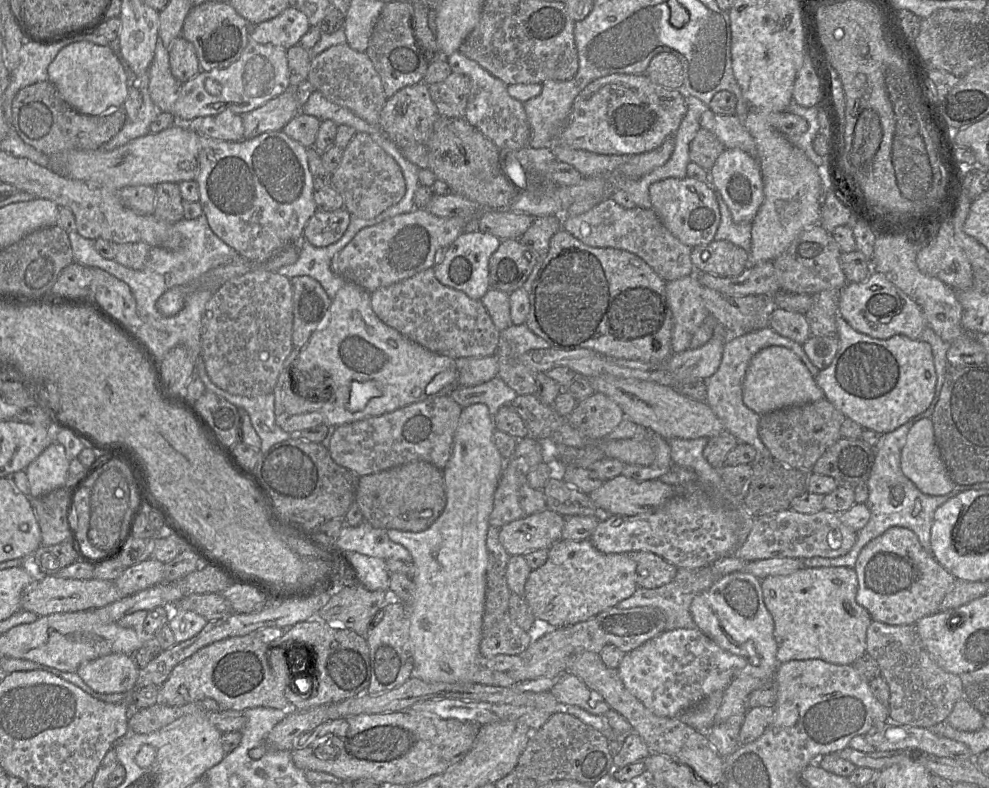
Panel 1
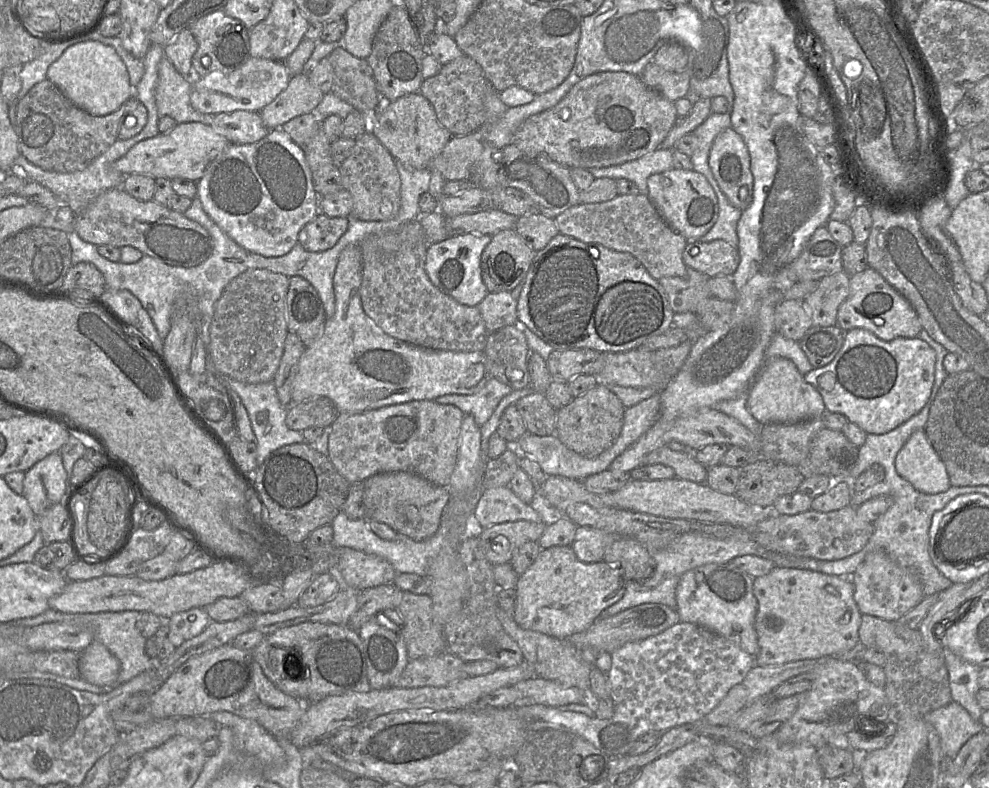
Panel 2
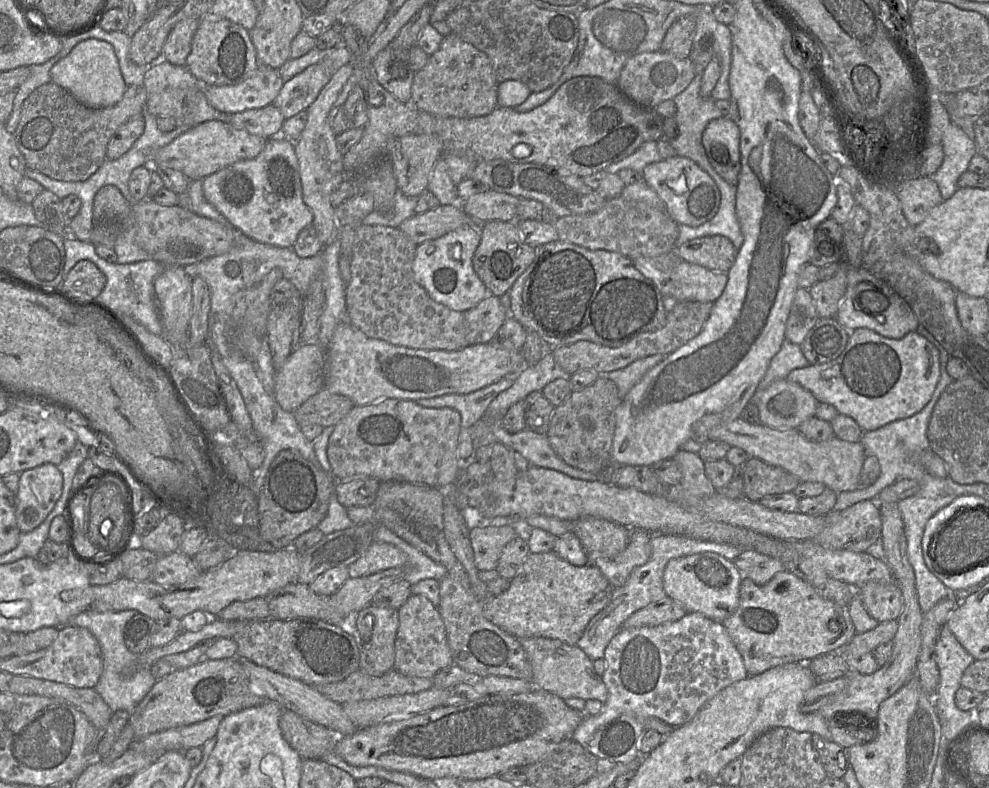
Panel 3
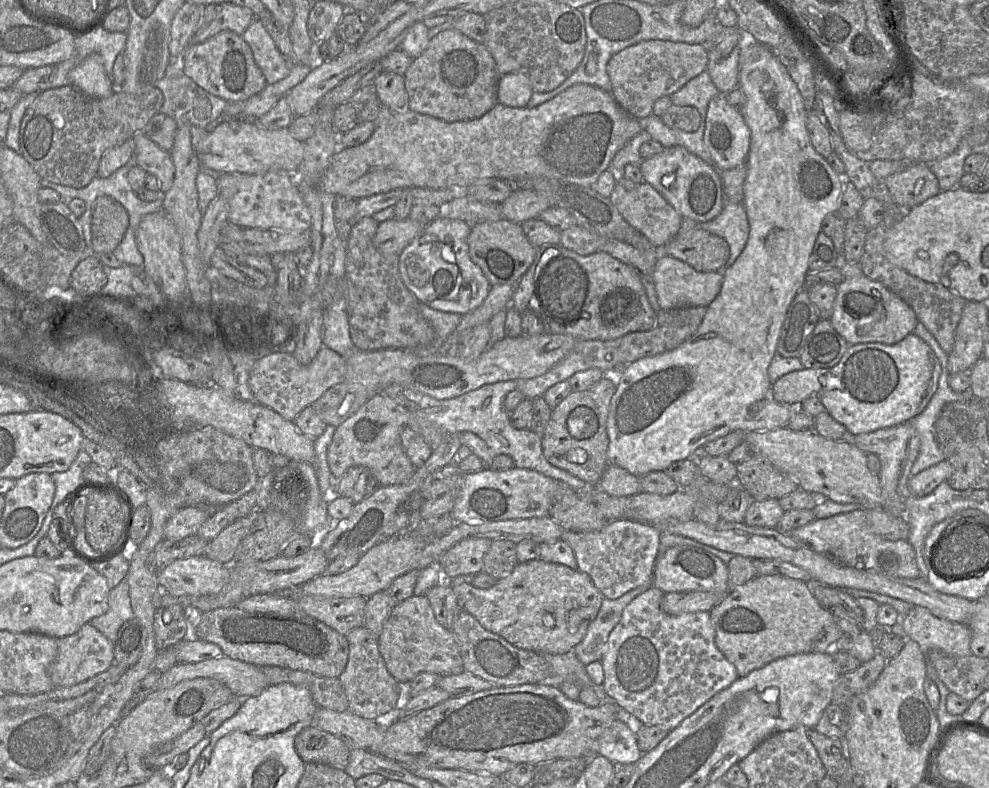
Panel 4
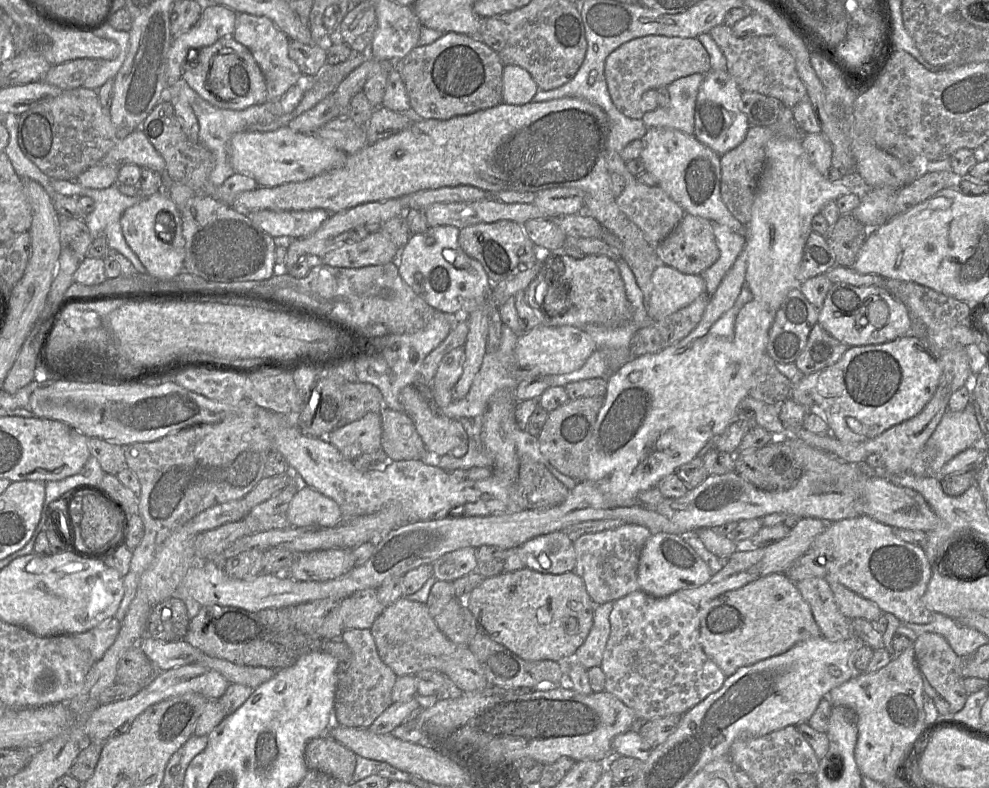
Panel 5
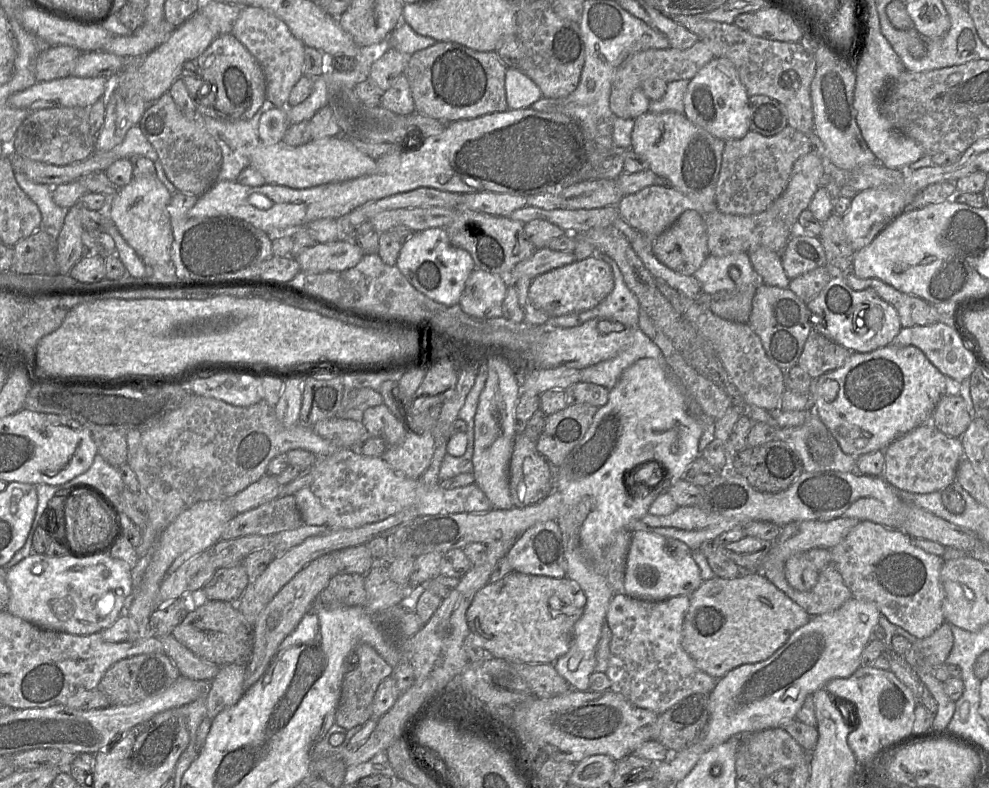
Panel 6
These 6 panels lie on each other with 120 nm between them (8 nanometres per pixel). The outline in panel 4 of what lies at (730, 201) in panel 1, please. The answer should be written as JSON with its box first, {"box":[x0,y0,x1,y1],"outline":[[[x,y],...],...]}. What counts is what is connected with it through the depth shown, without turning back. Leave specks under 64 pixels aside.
{"box":[703,92,751,171],"outline":[[[719,92],[709,102],[703,132],[703,143],[720,171],[729,170],[746,163],[751,135],[741,113],[728,104],[726,94]]]}

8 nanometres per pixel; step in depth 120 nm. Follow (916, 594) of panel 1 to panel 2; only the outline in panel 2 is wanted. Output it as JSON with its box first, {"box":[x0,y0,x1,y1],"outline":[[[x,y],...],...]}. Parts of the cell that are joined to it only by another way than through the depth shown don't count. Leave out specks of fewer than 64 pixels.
{"box":[850,551,924,621],"outline":[[[882,551],[867,554],[850,579],[854,587],[853,597],[860,612],[887,621],[897,621],[924,598],[922,584],[916,575]]]}

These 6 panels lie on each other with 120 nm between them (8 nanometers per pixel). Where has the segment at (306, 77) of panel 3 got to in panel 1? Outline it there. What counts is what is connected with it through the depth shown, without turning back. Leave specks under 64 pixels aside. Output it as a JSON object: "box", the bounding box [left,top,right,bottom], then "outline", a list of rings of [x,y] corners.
{"box":[242,88,301,139],"outline":[[[289,88],[257,109],[242,114],[244,139],[251,139],[268,131],[279,131],[301,109],[295,99],[294,89]]]}

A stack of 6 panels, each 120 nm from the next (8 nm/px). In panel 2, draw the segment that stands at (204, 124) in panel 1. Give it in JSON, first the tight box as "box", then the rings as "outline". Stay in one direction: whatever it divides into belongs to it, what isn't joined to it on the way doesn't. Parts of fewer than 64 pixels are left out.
{"box":[210,110,269,144],"outline":[[[243,110],[232,113],[218,113],[212,117],[210,125],[217,133],[234,144],[258,142],[269,132],[259,112]]]}

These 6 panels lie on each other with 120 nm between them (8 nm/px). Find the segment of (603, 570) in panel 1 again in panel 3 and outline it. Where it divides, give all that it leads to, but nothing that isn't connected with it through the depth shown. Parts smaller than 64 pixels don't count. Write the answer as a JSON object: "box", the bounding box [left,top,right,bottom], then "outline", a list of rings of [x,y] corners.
{"box":[482,550,613,645],"outline":[[[553,550],[545,553],[530,553],[509,587],[499,595],[492,595],[482,602],[482,611],[490,622],[517,639],[545,637],[575,645],[589,621],[610,601],[613,587],[600,569],[592,564],[574,566],[562,559]]]}

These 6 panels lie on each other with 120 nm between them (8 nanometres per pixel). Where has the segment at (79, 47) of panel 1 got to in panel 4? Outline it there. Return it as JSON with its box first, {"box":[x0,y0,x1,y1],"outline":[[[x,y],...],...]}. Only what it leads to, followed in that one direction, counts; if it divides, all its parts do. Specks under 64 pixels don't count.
{"box":[69,53,113,97],"outline":[[[92,53],[69,72],[69,82],[87,96],[110,97],[113,93],[112,80],[107,76],[103,59]]]}

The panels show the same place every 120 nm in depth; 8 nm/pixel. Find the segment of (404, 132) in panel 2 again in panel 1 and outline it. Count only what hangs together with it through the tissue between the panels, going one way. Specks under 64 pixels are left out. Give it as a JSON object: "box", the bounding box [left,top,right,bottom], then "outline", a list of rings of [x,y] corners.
{"box":[378,82,439,146],"outline":[[[421,82],[405,87],[387,99],[380,113],[378,126],[397,146],[405,146],[410,142],[426,144],[439,117],[428,86]]]}

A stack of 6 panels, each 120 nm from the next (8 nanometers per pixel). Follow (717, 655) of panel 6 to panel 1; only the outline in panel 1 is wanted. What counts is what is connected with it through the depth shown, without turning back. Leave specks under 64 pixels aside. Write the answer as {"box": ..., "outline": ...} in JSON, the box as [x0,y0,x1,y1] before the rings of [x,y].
{"box":[761,568,872,665],"outline":[[[802,568],[785,576],[761,580],[764,605],[774,621],[777,643],[776,659],[781,664],[791,660],[821,659],[852,665],[866,653],[866,632],[872,618],[856,602],[858,579],[854,568]]]}

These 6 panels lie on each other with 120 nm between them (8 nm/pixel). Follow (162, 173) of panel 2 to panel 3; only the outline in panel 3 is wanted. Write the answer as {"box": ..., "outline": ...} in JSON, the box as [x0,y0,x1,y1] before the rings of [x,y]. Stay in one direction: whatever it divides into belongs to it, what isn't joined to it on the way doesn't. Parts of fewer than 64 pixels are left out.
{"box":[150,121,266,181],"outline":[[[206,121],[188,129],[168,145],[152,153],[150,169],[171,168],[182,172],[190,181],[203,180],[238,161],[255,158],[266,142],[266,138],[238,130],[229,123]]]}

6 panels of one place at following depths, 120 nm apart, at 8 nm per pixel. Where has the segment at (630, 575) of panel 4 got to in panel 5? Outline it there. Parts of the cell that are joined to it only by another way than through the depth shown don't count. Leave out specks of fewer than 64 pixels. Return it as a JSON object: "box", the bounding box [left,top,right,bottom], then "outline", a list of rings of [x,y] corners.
{"box":[573,524,652,605],"outline":[[[624,524],[614,529],[582,534],[573,539],[576,555],[574,572],[582,578],[596,605],[615,601],[639,590],[639,559],[643,546],[652,534],[645,526]]]}

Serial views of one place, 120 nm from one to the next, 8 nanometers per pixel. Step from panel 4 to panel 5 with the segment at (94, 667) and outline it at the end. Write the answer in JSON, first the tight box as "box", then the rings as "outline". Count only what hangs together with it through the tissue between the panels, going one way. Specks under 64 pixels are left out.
{"box":[72,617,121,661],"outline":[[[112,617],[88,631],[72,636],[78,647],[89,652],[94,661],[98,661],[113,645],[120,629],[121,621]]]}

